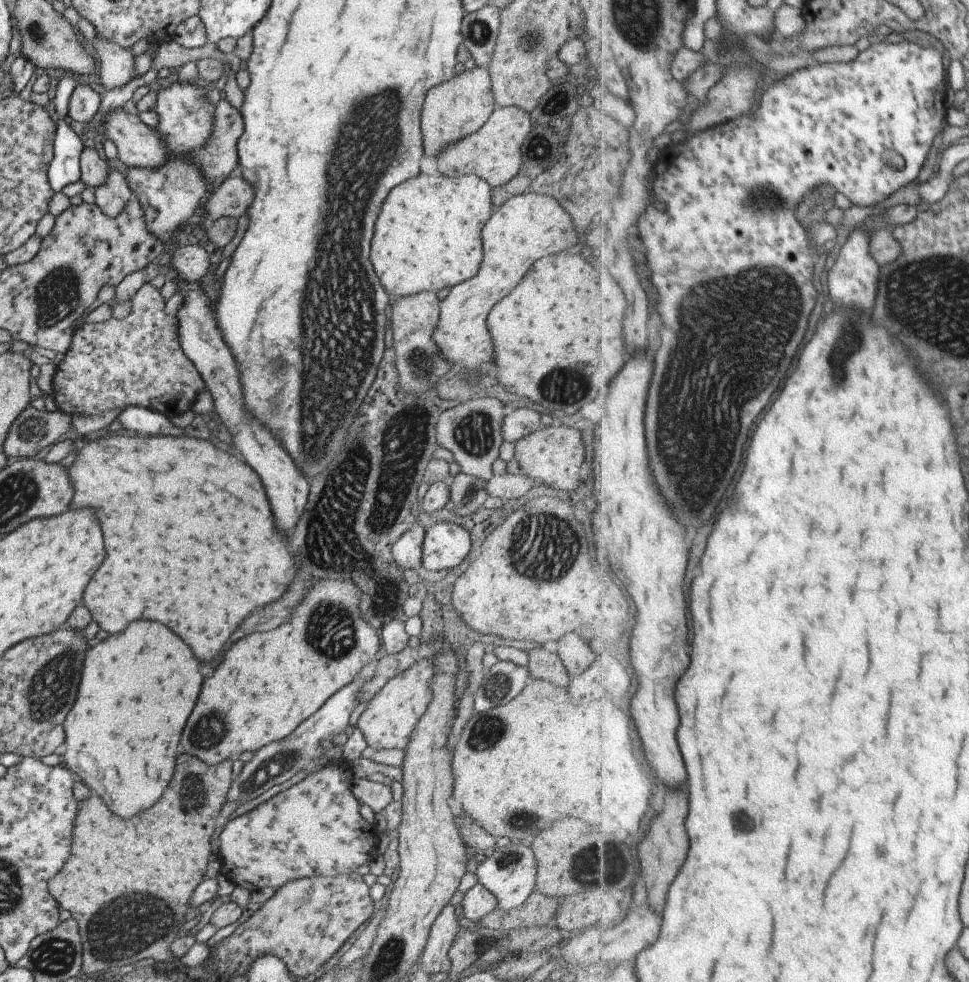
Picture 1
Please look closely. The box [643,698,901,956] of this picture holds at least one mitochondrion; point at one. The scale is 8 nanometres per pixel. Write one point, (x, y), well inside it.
(742, 821)

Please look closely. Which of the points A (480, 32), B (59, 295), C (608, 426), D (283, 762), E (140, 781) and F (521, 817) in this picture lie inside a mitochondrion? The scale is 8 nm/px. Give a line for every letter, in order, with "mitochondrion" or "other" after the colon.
A: mitochondrion
B: mitochondrion
C: other
D: mitochondrion
E: other
F: mitochondrion

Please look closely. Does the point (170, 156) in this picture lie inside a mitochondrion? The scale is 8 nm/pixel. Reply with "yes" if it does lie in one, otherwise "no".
no

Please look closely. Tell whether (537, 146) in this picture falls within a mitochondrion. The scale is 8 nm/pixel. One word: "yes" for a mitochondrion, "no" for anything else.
yes

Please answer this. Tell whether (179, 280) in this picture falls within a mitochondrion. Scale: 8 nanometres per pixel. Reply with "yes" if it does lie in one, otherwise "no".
no

